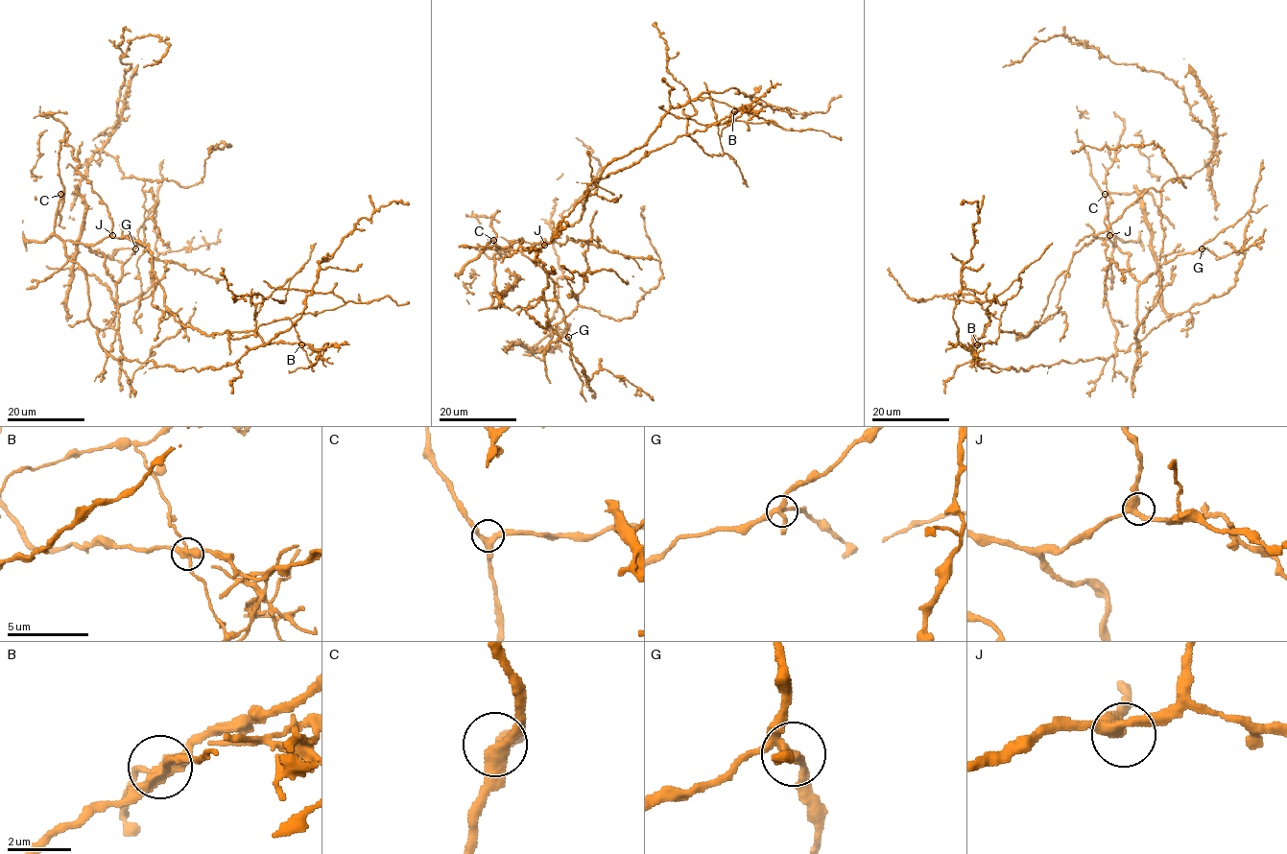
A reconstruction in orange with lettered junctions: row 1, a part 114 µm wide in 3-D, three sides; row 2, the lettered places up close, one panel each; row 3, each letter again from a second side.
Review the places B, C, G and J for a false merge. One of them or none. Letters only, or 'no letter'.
B

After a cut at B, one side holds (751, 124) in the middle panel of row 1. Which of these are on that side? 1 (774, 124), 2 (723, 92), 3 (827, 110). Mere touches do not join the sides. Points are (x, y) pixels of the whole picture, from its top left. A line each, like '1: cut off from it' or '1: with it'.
1: with it
2: cut off from it
3: cut off from it

